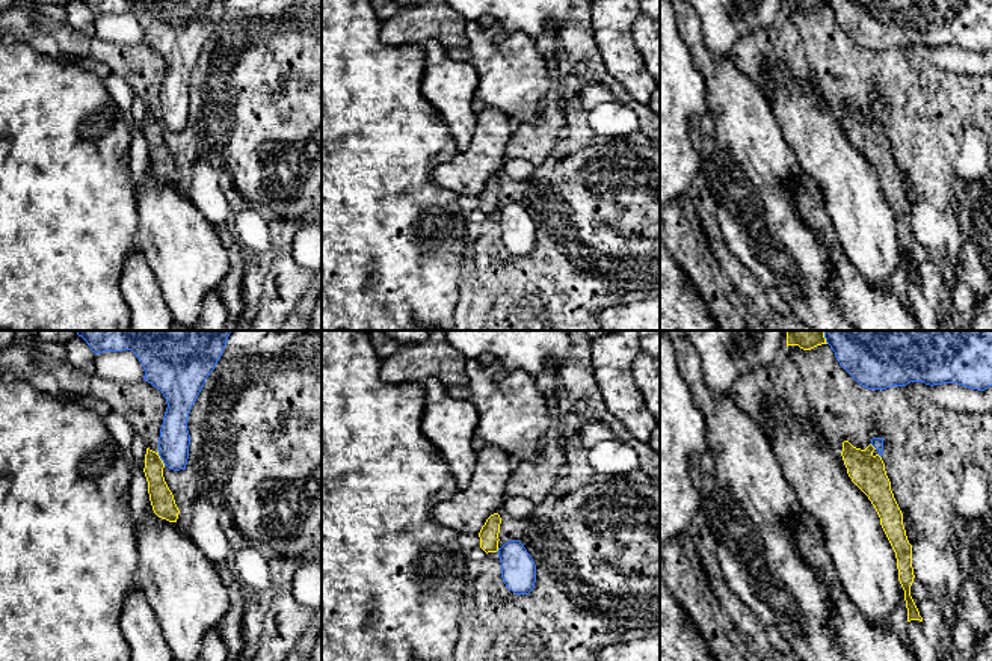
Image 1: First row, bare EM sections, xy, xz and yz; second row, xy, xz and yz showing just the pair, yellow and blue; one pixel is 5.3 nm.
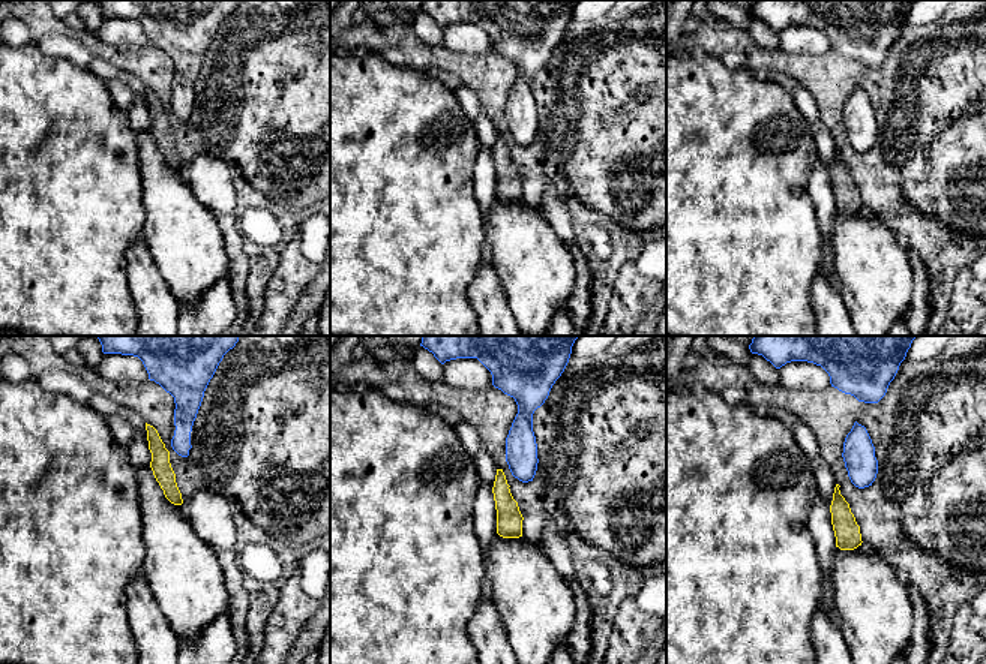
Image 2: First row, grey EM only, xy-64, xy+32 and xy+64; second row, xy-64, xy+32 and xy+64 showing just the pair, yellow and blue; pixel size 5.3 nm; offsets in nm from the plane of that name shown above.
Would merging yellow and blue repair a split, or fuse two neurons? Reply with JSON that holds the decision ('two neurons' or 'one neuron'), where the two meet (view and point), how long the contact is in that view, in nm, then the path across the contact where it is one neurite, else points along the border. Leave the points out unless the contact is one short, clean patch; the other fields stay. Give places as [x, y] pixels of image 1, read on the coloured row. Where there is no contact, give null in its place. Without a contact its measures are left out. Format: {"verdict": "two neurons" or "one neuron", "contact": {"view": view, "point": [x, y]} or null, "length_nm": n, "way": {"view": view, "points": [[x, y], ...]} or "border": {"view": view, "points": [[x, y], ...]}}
{"verdict": "two neurons", "contact": {"view": "xy", "point": [160, 459]}, "length_nm": 80, "border": {"view": "xy", "points": [[157, 453], [165, 465]]}}

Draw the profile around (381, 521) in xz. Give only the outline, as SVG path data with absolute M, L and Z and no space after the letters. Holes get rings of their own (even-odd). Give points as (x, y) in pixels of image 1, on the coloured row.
M322 330L322 661L454 661L465 590L467 558L459 534L432 521L432 509L457 490L439 448L423 430L426 389L421 383L388 383L380 377L380 358L364 330Z

